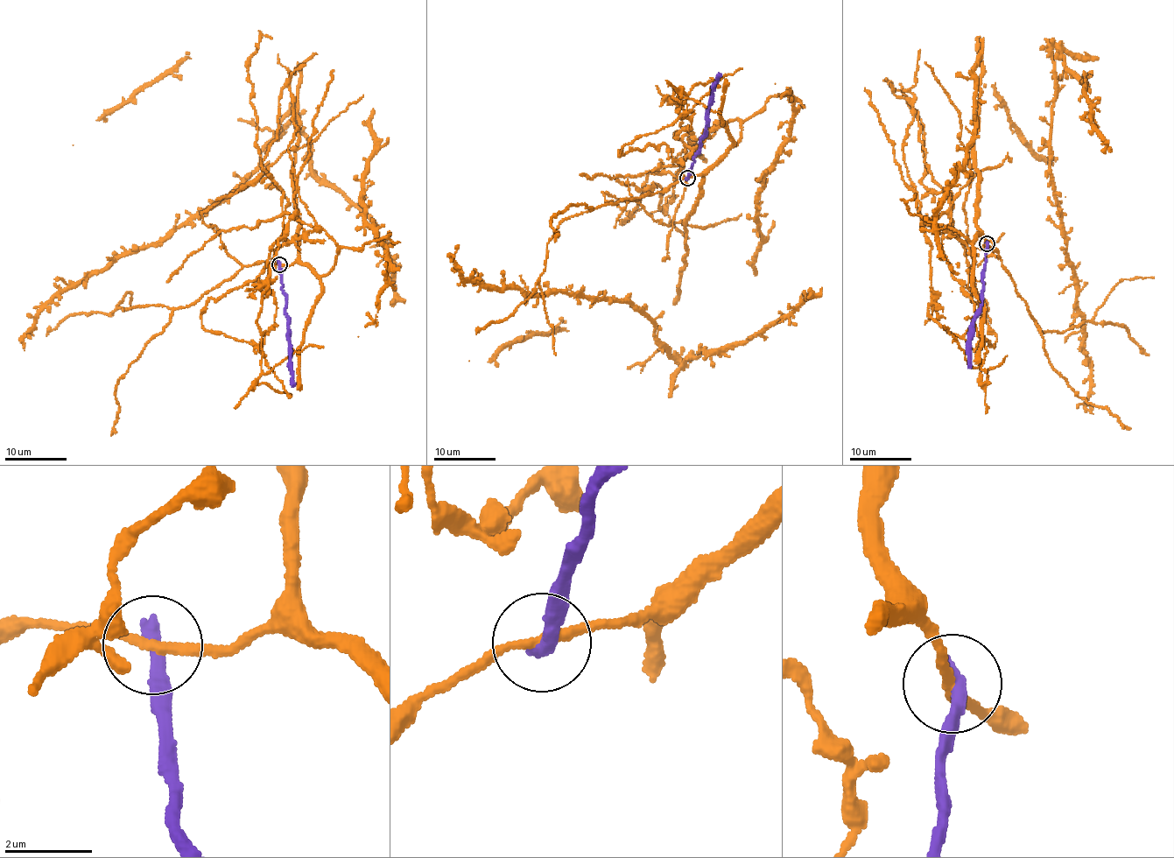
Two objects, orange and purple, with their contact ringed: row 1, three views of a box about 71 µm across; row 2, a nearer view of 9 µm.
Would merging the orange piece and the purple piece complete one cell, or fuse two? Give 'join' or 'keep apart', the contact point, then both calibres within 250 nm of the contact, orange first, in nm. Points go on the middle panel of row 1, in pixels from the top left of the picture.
keep apart; at (687, 178); 200 nm thick on the orange side, 380 nm on the other

